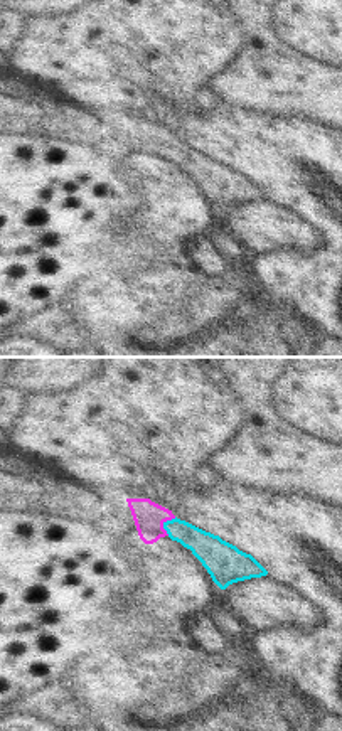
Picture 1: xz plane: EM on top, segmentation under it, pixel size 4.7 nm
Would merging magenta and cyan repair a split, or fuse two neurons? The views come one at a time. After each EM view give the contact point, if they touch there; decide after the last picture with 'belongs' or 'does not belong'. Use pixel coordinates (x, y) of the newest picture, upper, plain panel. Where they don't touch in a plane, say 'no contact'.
meets magenta at (162, 147)

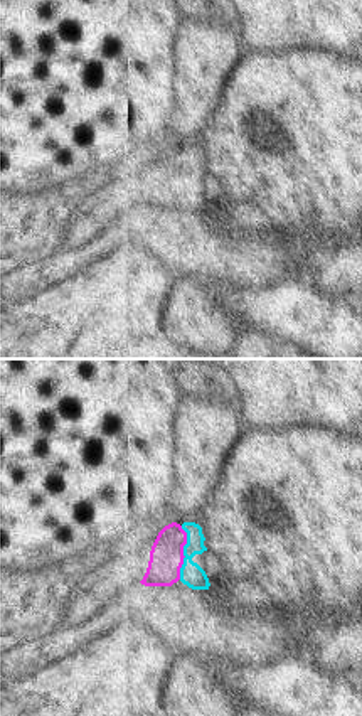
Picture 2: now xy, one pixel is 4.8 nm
meets magenta at (182, 176)

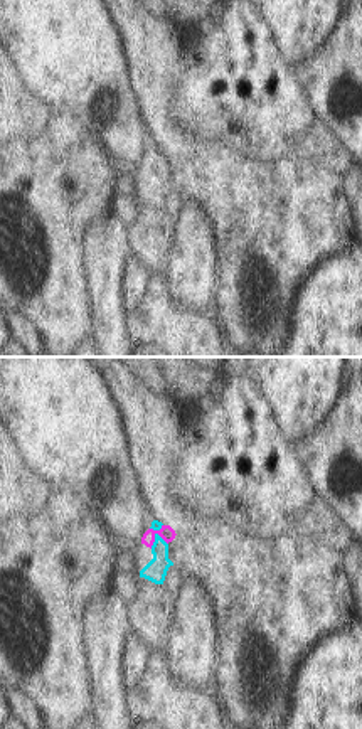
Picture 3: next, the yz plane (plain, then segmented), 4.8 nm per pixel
meets magenta at (154, 159)

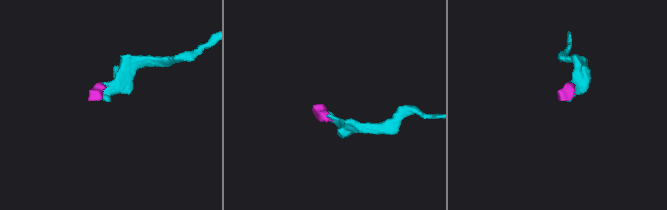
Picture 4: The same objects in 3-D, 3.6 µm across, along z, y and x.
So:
belongs

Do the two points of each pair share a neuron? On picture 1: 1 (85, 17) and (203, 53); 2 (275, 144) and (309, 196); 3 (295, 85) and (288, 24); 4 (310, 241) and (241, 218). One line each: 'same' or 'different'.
1: same
2: same
3: different
4: same

